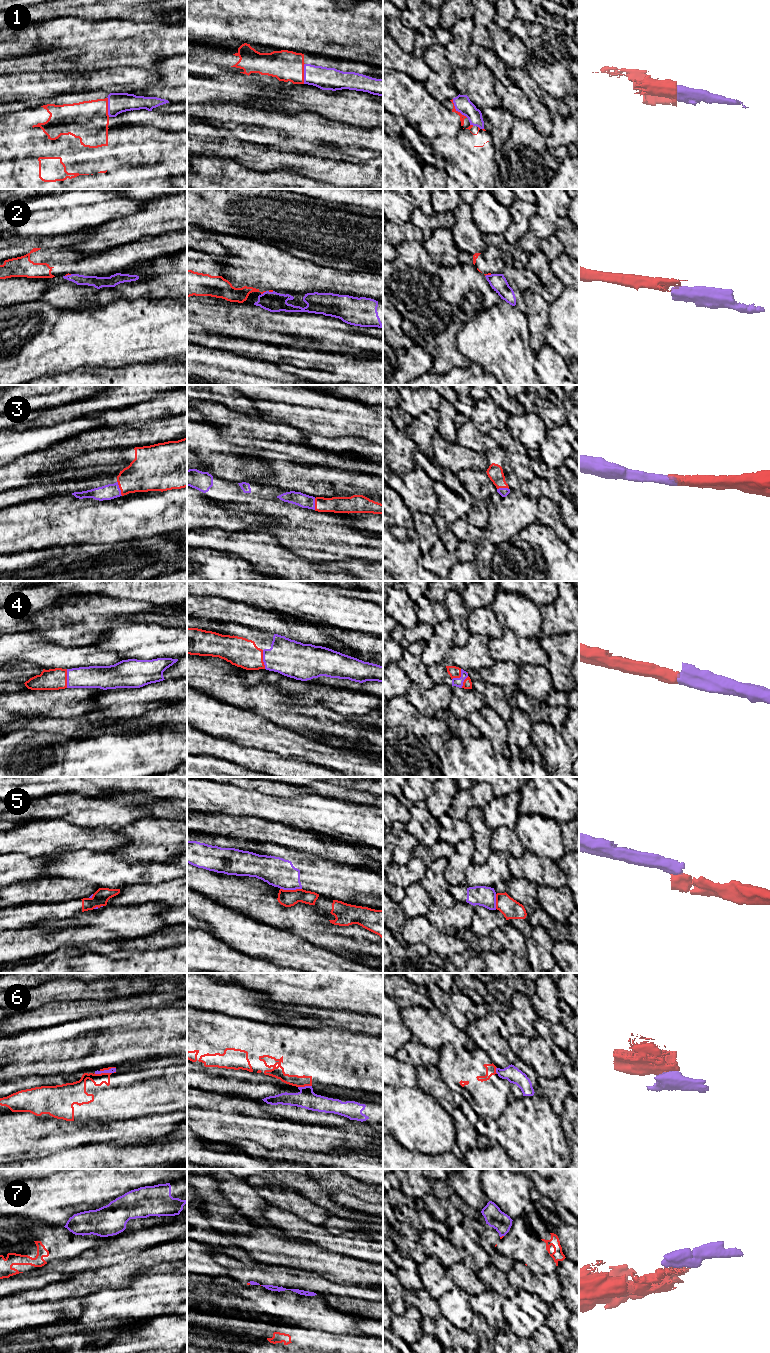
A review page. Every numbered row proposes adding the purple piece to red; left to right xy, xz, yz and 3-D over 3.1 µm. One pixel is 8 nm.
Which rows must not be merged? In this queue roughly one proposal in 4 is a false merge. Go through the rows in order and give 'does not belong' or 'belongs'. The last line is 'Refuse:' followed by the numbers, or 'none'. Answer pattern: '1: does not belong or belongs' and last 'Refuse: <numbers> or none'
1: belongs
2: does not belong
3: belongs
4: belongs
5: does not belong
6: does not belong
7: does not belong
Refuse: 2, 5, 6, 7

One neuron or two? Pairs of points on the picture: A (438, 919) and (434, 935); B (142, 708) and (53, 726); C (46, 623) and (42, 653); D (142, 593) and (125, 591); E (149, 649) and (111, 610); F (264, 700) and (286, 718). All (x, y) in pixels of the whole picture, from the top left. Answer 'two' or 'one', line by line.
A: two
B: one
C: two
D: one
E: two
F: one

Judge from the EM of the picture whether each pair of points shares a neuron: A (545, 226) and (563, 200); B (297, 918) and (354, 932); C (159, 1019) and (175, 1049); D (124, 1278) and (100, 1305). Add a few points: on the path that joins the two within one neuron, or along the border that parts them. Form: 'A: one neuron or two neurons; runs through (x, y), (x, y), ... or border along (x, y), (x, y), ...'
A: one neuron; runs through (545, 220), (557, 206)
B: one neuron; runs through (311, 924), (319, 931), (340, 932)
C: one neuron; runs through (163, 1026), (175, 1038), (175, 1042)
D: two neurons; border along (135, 1276), (125, 1287), (101, 1288), (92, 1293)

